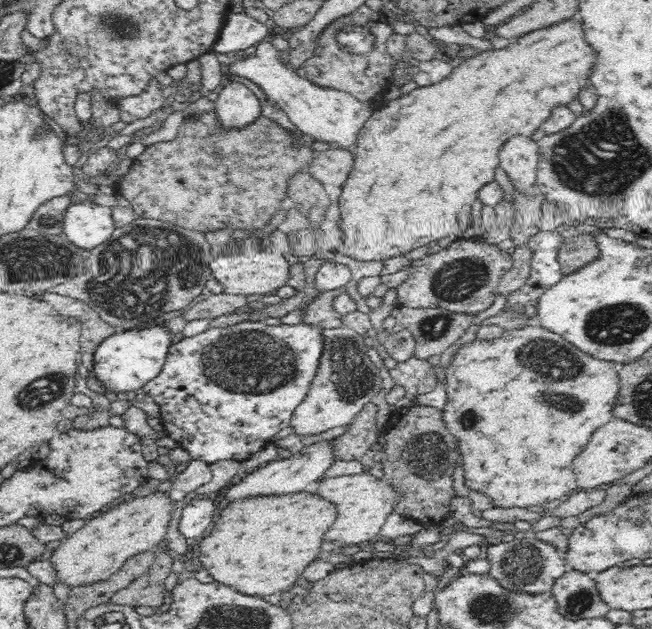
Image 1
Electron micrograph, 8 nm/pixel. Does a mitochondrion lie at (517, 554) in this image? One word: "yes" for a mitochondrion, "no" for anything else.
yes

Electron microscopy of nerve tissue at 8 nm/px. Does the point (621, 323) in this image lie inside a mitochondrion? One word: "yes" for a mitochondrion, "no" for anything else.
yes

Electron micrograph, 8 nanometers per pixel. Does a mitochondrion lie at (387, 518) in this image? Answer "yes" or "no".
no

